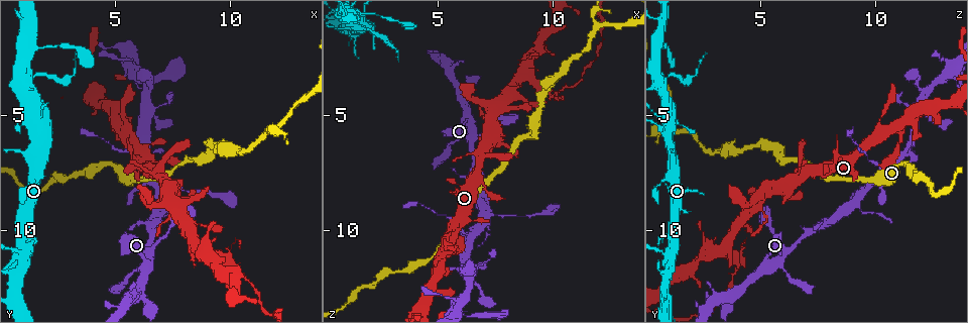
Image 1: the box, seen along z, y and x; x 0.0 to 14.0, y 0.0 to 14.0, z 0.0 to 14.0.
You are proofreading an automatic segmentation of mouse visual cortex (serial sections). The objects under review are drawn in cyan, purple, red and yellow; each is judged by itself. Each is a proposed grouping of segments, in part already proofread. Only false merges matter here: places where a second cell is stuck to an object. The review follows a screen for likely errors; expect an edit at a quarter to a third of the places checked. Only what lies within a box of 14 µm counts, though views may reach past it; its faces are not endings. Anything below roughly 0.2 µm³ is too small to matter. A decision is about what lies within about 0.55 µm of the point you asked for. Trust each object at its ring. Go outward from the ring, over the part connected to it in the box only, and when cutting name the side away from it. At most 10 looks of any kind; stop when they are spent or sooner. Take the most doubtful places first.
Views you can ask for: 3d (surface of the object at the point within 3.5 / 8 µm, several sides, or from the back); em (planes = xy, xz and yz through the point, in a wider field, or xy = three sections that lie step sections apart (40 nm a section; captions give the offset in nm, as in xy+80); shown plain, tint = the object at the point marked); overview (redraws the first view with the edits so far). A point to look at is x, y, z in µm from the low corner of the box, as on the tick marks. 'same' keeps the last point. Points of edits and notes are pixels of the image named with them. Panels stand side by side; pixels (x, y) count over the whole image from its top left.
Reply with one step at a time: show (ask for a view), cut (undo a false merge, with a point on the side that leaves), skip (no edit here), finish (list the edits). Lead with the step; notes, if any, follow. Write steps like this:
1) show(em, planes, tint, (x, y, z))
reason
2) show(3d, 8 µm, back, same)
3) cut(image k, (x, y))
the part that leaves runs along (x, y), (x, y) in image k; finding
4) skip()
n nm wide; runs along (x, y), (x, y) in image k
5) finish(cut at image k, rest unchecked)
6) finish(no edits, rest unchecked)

show(3d, 3.5 µm, (9.8, 11.2, 4.0))
calibre changes

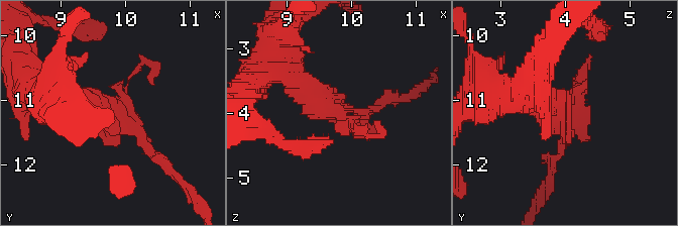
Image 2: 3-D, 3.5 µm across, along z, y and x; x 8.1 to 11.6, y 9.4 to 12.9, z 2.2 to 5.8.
show(em, xy, step 2, plain, (9.80, 11.35, 3.95))

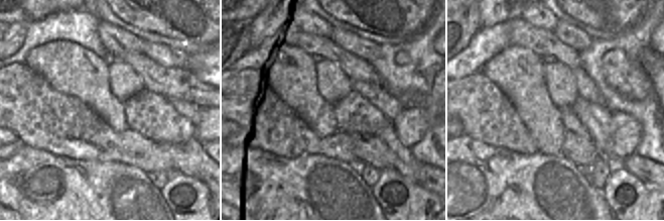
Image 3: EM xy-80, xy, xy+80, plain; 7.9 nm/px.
show(em, xy, step 2, tint, same)
where the object lies

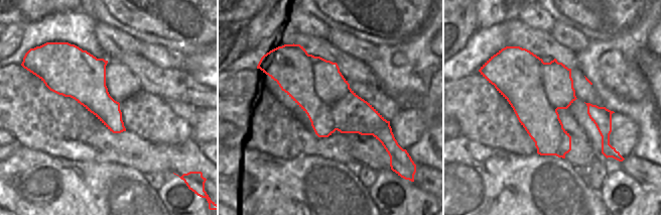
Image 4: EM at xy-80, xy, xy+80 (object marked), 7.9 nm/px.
cut(image 2, (164, 161))
the part that leaves runs along (141, 141), (204, 209) in image 2; two cells meet here

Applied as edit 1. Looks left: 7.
show(overview)

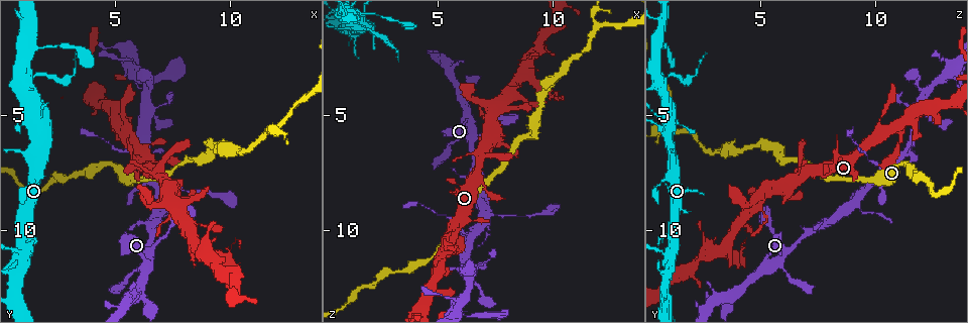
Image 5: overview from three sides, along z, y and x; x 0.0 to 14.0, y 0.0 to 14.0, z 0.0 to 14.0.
show(3d, 3.5 µm, back, (1.4, 5.4, 1.1))
abrupt turn

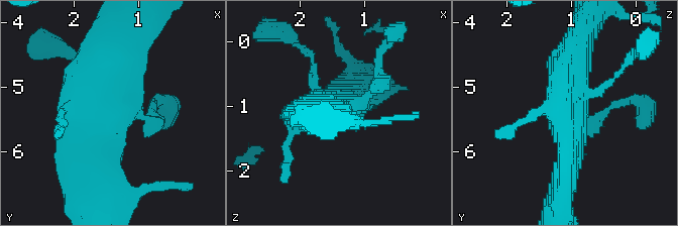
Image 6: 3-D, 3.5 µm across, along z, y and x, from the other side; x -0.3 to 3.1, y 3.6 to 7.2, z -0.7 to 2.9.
show(em, xy, step 5, tint, same)
need the tissue

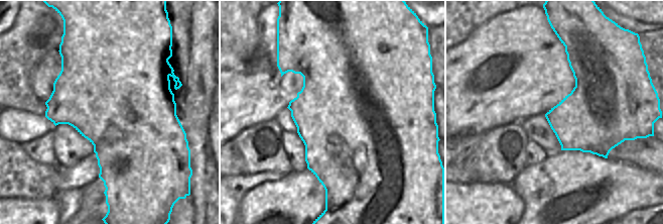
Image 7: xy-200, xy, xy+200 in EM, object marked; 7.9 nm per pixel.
skip()
one cell here

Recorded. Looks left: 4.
show(3d, 3.5 µm, (10.1, 12.0, 1.2))
abrupt turn

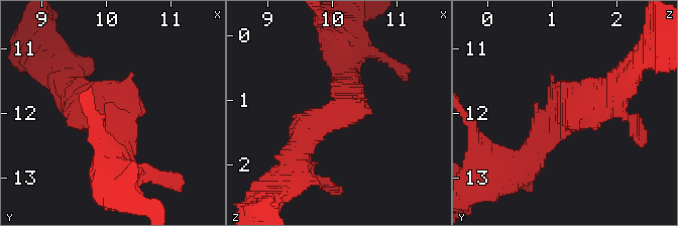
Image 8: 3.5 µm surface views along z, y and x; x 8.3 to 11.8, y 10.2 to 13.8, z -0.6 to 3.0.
show(em, xy, step 5, tint, (10.20, 11.95, 1.10))
arms of 400, 450 nm

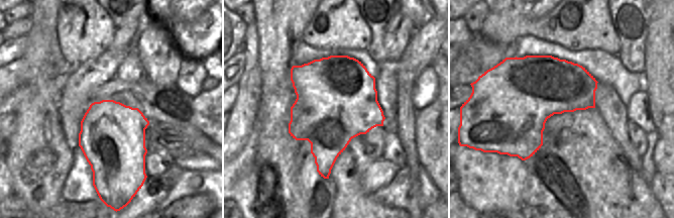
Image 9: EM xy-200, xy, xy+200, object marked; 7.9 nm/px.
skip()
runs along (602, 96), (566, 99), (520, 163) in image 8; all the same cell

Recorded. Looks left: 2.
show(em, xy, step 1, tint, (7.1, 8.5, 9.3))
arms part here

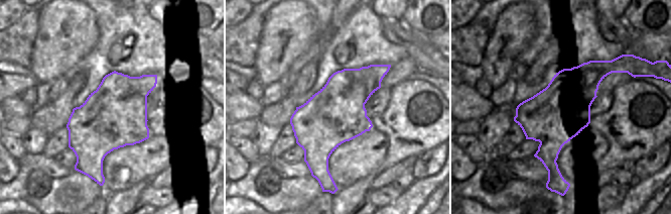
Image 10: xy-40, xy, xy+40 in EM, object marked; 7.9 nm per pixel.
show(3d, 3.5 µm, same)
see where the arms go

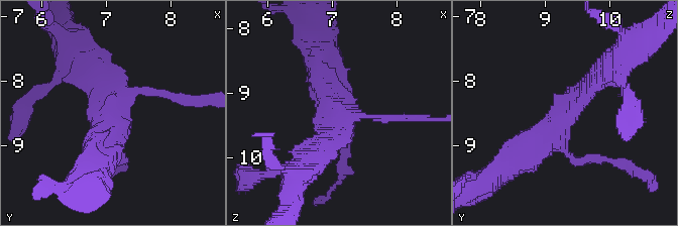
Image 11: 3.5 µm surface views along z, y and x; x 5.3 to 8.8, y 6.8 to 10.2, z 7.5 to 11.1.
skip()
runs along (526, 157), (577, 95), (611, 65) in image 11; all the same cell

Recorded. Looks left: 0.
finish(cut at image 2, rest unchecked)

